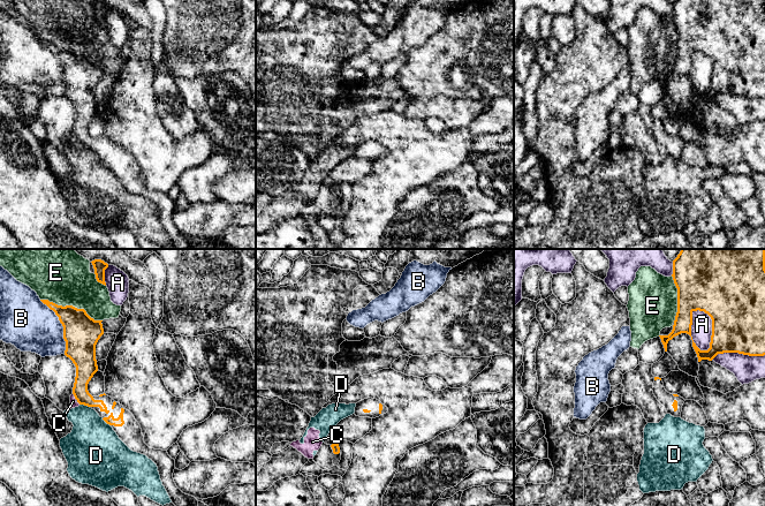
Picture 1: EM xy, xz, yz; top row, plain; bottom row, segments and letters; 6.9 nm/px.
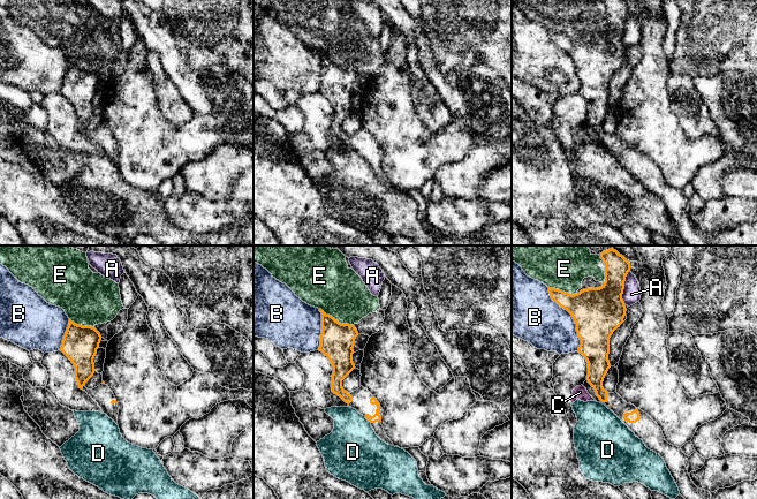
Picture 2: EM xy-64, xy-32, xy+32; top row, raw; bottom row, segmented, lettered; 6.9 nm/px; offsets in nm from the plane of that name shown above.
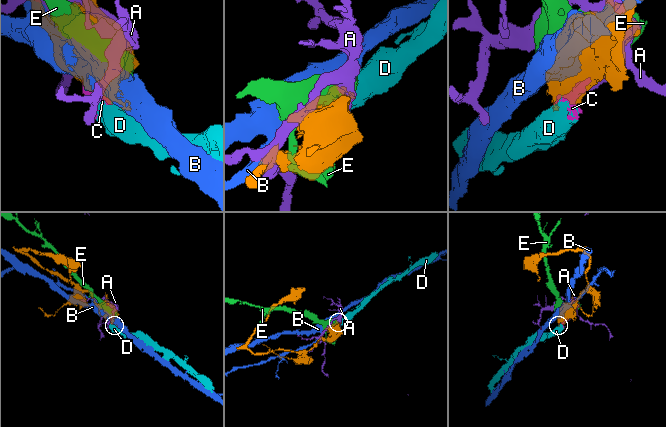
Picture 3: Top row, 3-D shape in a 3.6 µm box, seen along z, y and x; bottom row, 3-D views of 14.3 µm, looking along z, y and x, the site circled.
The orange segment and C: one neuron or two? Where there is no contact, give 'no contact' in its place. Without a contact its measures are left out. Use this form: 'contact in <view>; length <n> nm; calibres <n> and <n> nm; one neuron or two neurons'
contact in xy; length 50 nm; calibres 150 and 50 nm; two neurons

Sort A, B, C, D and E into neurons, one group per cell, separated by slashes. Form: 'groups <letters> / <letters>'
groups A / B / C D / E

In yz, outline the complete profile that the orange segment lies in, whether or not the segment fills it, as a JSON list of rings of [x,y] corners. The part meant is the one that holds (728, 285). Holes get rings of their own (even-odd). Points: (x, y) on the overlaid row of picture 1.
[[[681,249],[677,257],[673,260],[673,280],[677,288],[677,312],[675,316],[673,330],[668,335],[659,335],[667,352],[667,343],[674,337],[687,333],[691,337],[692,312],[704,311],[712,319],[712,335],[710,348],[700,350],[692,340],[692,347],[697,354],[698,362],[702,360],[712,361],[718,354],[724,353],[739,353],[749,356],[764,356],[765,355],[765,249]]]

